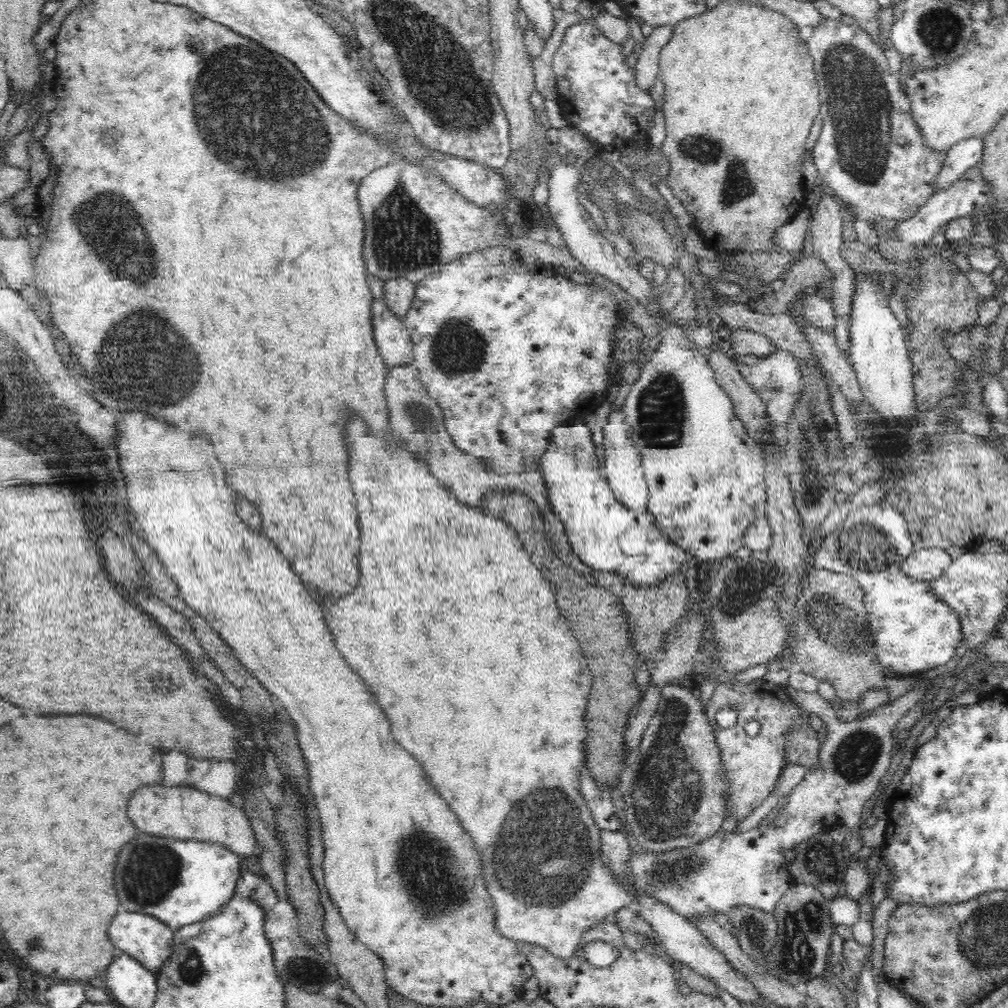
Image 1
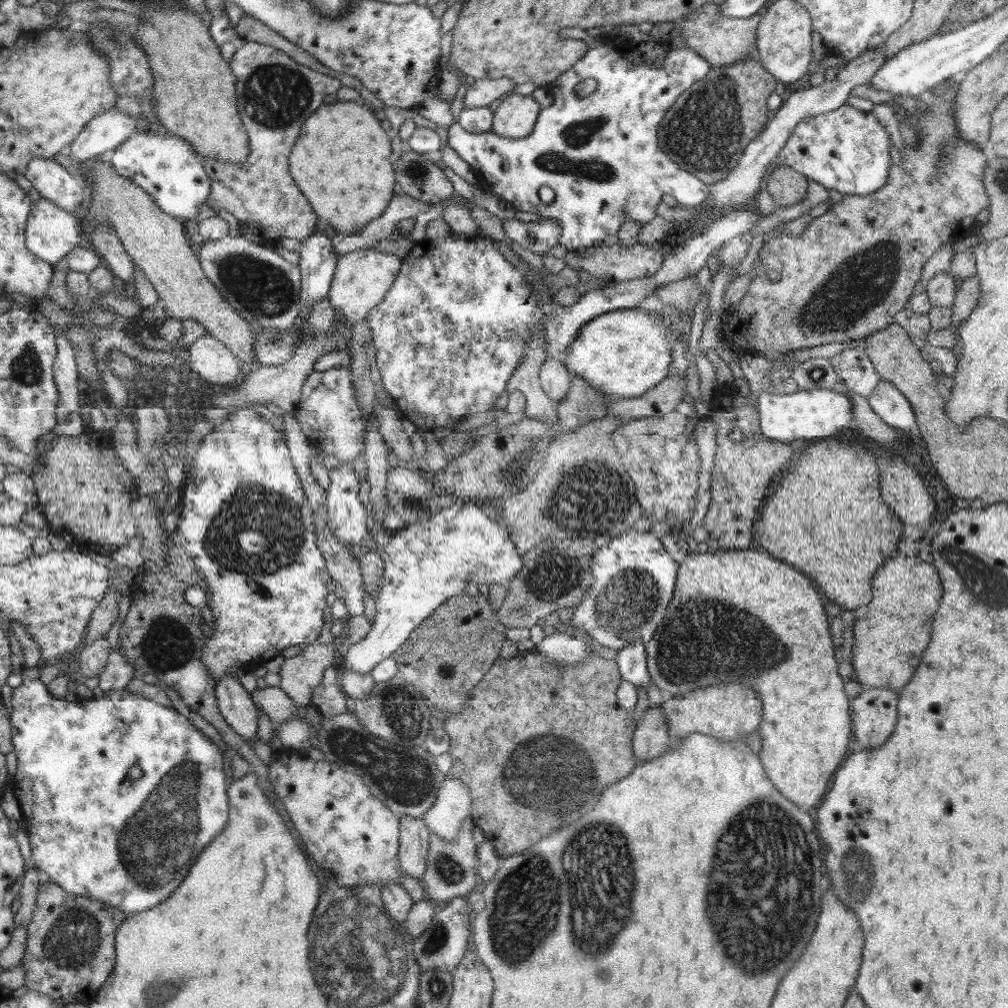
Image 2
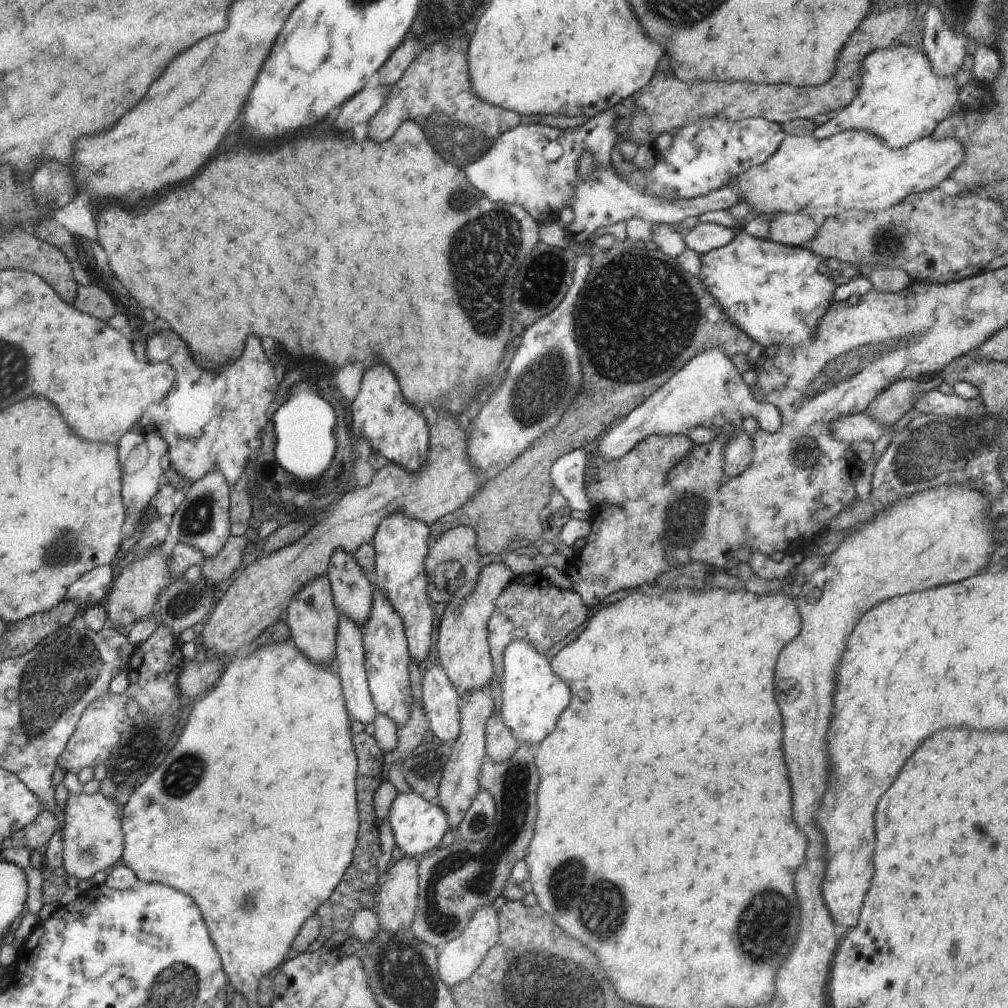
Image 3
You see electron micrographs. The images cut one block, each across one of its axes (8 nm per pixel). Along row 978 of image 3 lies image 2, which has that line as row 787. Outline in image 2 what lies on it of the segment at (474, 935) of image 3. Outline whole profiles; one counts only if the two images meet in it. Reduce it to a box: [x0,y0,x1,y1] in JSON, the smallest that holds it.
[423,773,472,842]

